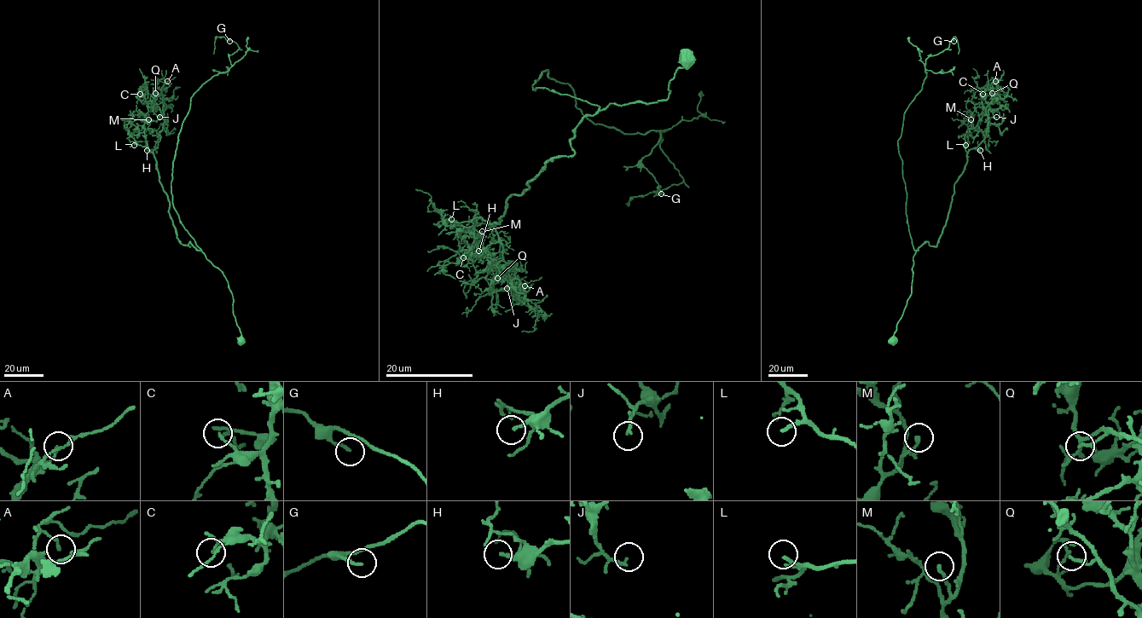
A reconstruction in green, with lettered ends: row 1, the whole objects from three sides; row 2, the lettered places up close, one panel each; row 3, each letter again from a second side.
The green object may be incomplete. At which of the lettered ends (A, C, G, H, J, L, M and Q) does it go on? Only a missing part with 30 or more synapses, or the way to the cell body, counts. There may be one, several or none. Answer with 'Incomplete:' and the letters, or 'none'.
Incomplete: L

